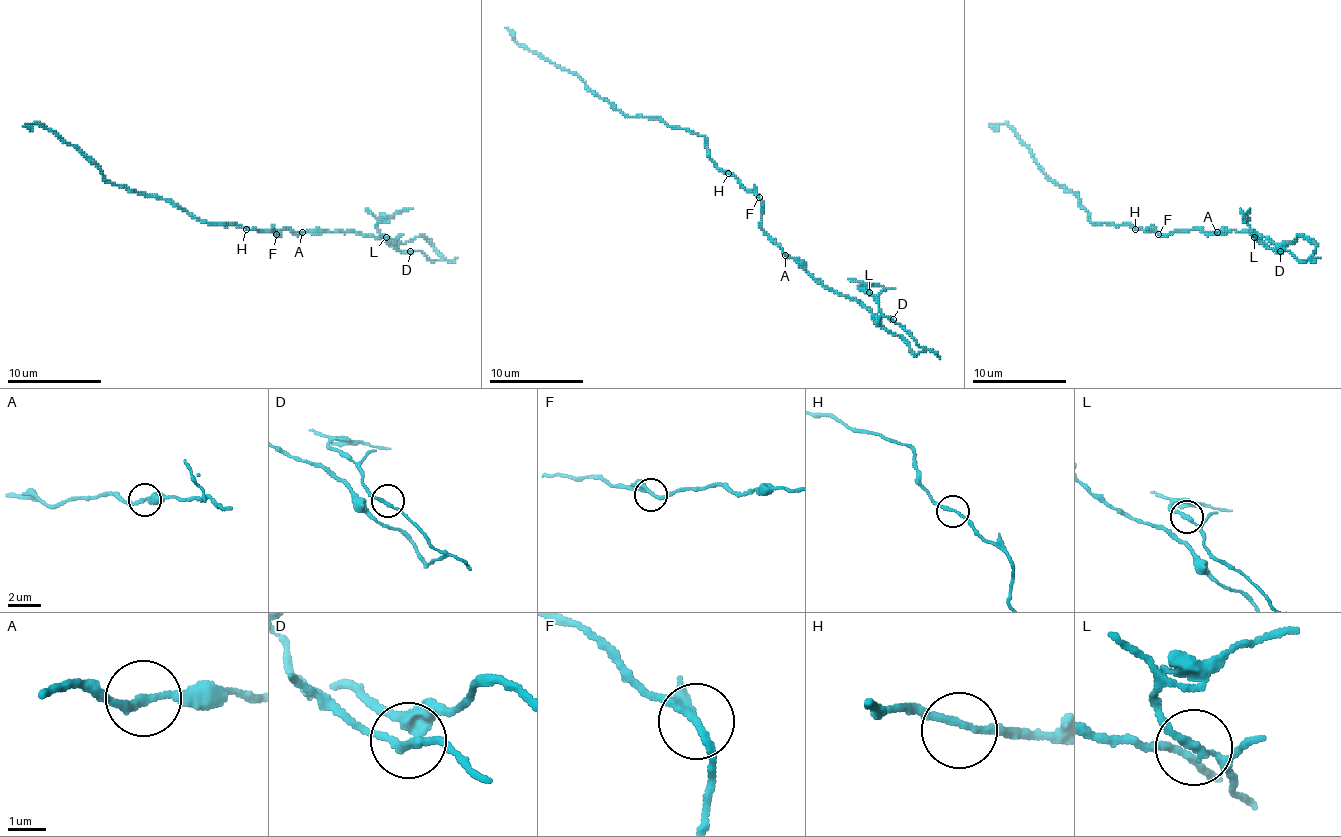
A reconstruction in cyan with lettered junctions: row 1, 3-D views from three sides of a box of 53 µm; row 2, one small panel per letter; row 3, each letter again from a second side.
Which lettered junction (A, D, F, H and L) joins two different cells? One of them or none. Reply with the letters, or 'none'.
L

